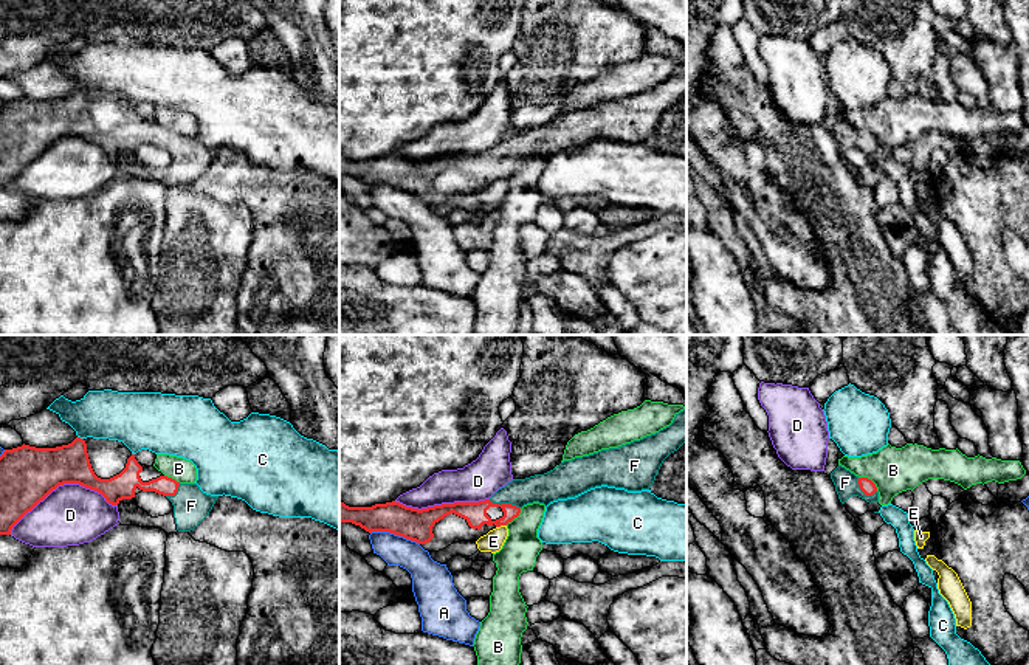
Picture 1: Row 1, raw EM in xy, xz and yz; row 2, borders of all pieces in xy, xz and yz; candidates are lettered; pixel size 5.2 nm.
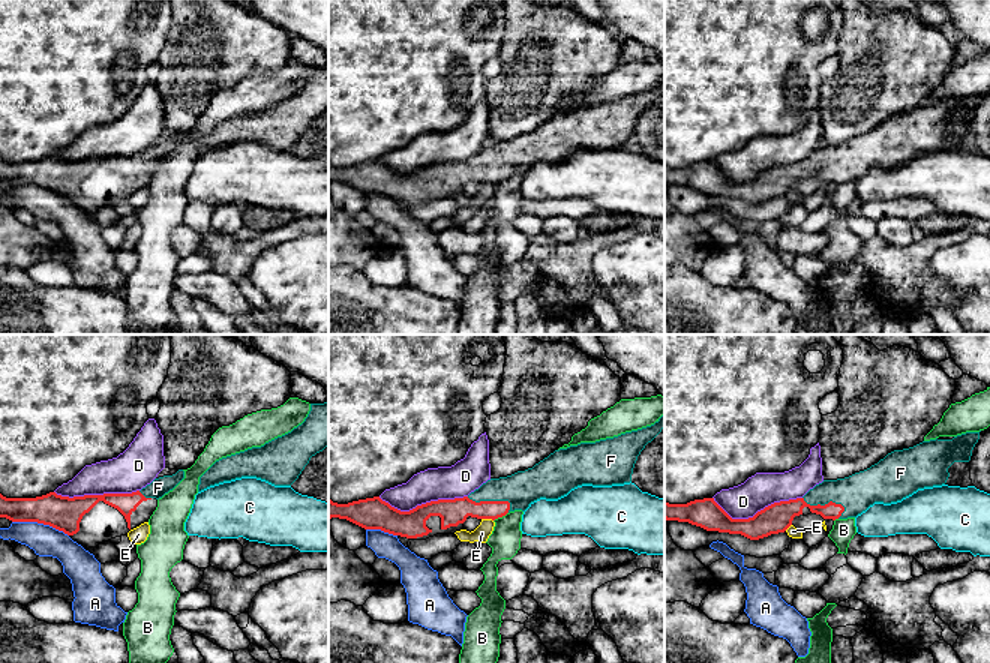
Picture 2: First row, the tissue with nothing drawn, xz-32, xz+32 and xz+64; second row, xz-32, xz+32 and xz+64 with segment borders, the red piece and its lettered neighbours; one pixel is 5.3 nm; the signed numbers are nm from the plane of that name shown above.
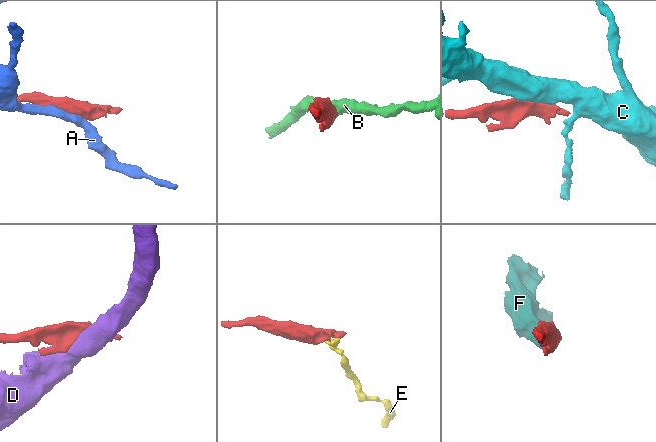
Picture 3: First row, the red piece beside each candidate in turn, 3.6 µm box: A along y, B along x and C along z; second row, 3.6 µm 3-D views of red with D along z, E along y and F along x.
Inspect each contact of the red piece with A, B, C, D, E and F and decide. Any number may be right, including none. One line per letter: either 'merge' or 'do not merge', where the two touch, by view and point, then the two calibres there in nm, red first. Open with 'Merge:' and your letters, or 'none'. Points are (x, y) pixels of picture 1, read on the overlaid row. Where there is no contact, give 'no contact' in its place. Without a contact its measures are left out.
Merge: F
A: do not merge; contact xz (395, 534); calibres 170 and 160 nm
B: do not merge; contact yz (870, 479); calibres 80 and 240 nm
C: do not merge; contact xy (79, 437); calibres 220 and 260 nm
D: do not merge; contact xy (61, 484); calibres 300 and 320 nm
E: do not merge; contact xz (501, 524); calibres 120 and 110 nm
F: merge; contact xz (504, 504); calibres 120 and 160 nm

